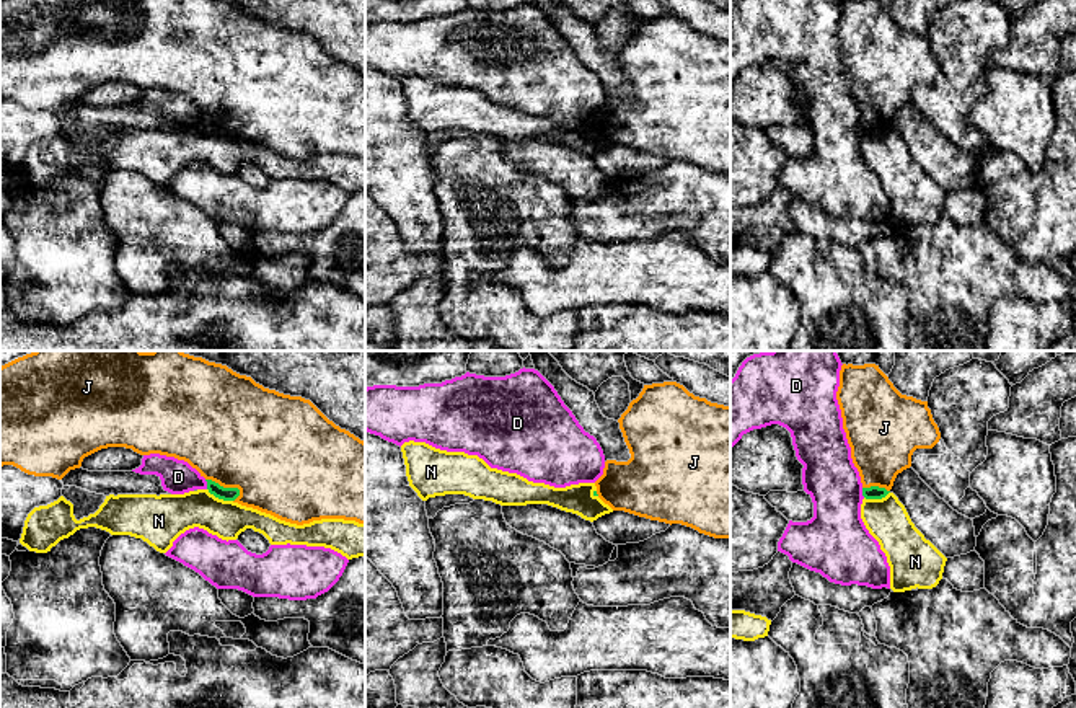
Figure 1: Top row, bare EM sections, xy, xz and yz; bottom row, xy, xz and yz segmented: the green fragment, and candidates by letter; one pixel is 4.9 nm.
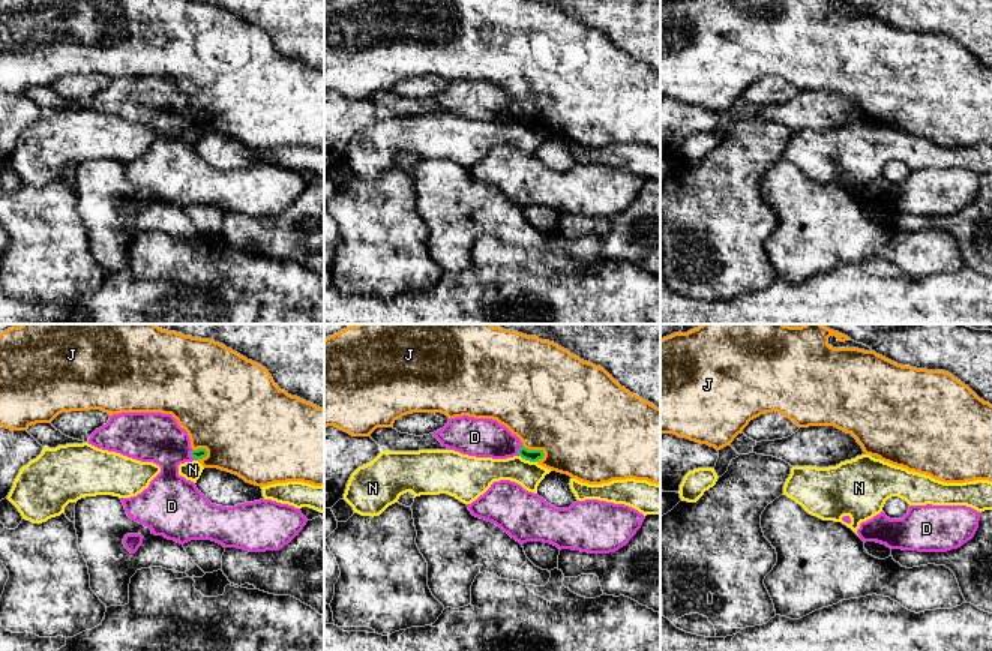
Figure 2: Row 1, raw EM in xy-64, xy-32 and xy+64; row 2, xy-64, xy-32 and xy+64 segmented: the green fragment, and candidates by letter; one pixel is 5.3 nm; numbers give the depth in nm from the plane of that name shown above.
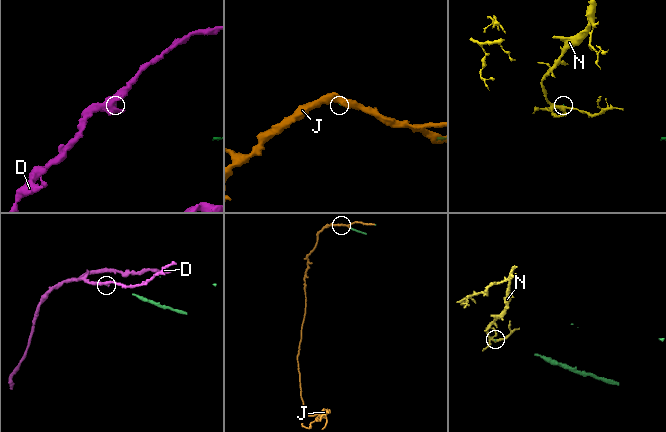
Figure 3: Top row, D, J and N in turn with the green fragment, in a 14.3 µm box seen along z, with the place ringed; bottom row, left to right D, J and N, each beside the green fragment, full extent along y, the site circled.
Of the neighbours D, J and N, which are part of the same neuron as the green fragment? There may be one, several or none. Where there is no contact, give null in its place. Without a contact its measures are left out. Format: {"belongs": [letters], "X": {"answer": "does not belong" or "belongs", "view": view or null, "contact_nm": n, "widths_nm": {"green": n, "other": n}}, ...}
{"belongs": ["J"], "D": {"answer": "does not belong", "view": "xy", "contact_nm": 50, "widths_nm": {"green": 70, "other": 170}}, "J": {"answer": "belongs", "view": "xy", "contact_nm": 190, "widths_nm": {"green": 70, "other": 480}}, "N": {"answer": "does not belong", "view": "xy", "contact_nm": 140, "widths_nm": {"green": 70, "other": 200}}}

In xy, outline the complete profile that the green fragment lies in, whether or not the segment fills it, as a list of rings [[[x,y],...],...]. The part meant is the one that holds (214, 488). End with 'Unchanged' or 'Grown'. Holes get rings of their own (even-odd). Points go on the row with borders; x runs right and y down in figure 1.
[[[34,351],[0,367],[0,467],[13,465],[28,475],[62,480],[70,470],[80,468],[85,457],[108,447],[184,460],[205,478],[207,489],[215,498],[258,509],[290,524],[303,525],[321,519],[365,524],[365,442],[329,421],[310,400],[264,388],[227,365],[183,351]]]. Grown

